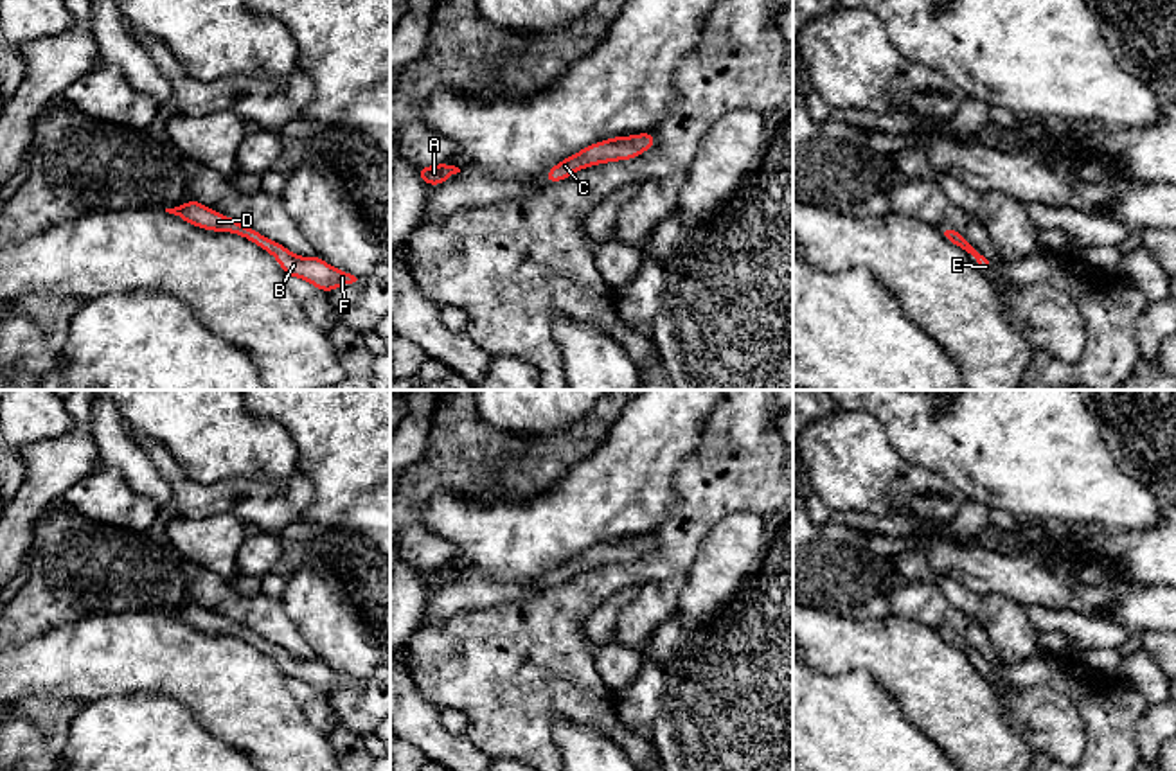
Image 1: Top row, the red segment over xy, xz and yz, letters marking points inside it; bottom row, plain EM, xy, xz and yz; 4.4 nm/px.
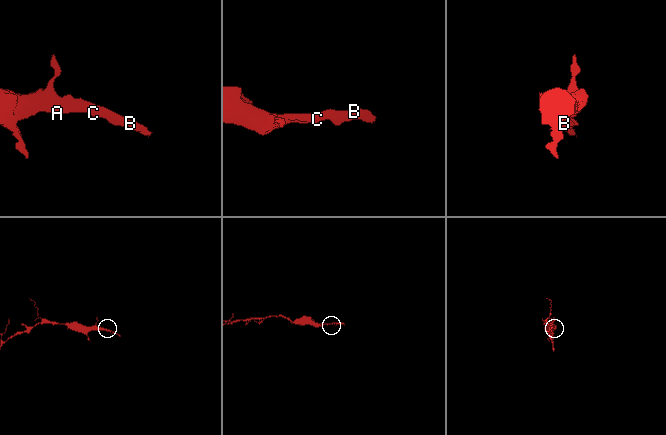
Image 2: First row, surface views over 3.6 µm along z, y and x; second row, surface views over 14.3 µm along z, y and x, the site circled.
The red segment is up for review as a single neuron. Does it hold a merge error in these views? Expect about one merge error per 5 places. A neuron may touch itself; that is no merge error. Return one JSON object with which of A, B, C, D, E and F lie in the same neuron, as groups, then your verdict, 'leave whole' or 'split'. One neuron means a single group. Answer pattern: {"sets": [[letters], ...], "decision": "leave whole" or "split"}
{"sets": [["A", "B", "C", "D", "E", "F"]], "decision": "leave whole"}

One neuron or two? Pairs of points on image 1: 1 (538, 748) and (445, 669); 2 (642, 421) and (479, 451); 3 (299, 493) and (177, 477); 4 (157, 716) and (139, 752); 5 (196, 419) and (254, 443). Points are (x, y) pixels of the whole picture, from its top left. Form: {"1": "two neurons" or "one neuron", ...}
{"1": "one neuron", "2": "two neurons", "3": "one neuron", "4": "one neuron", "5": "one neuron"}

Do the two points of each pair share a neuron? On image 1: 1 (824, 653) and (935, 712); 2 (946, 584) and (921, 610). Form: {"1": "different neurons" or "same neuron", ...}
{"1": "same neuron", "2": "different neurons"}

